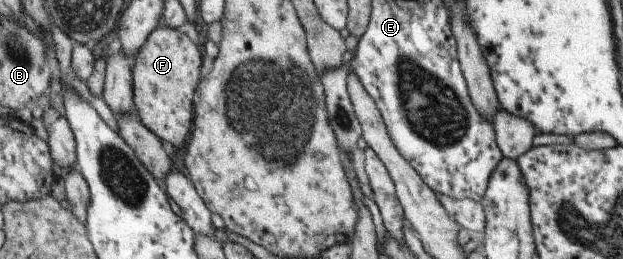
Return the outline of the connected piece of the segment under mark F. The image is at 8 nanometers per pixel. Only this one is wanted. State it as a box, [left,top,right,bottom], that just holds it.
[131,26,202,148]

